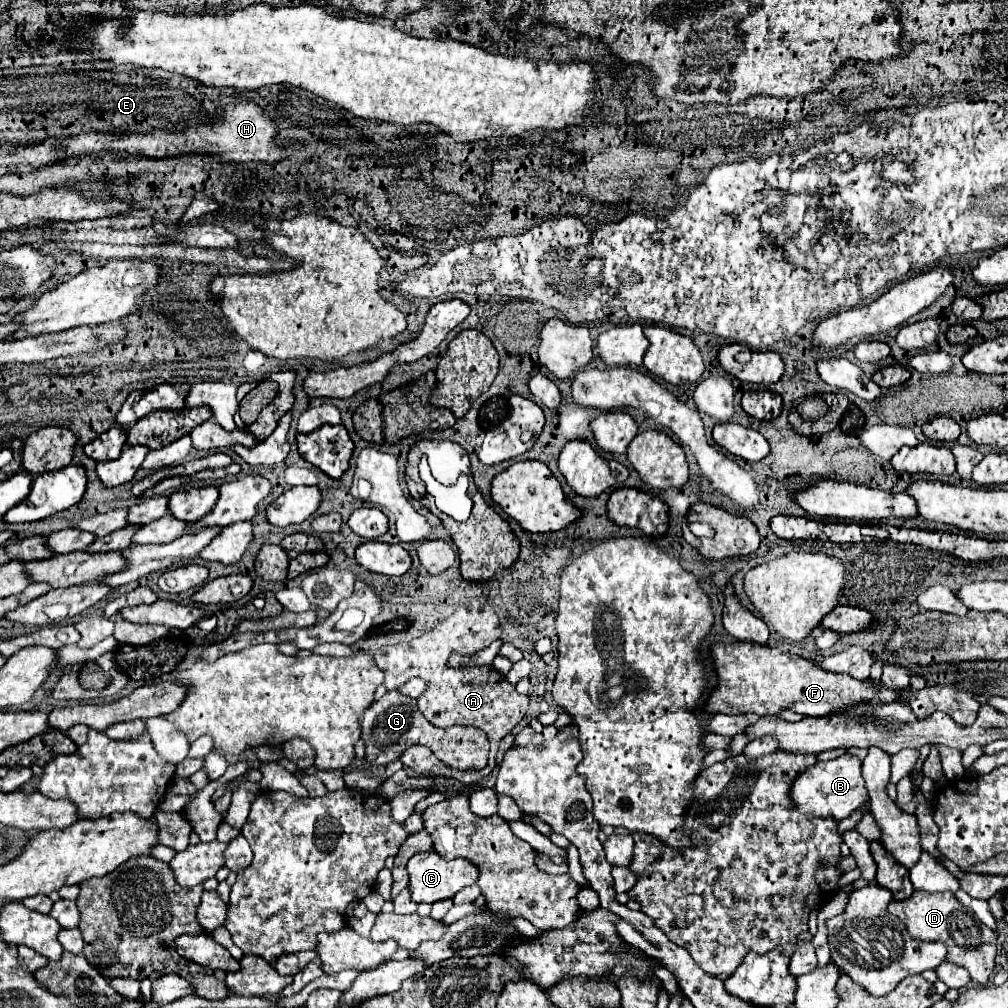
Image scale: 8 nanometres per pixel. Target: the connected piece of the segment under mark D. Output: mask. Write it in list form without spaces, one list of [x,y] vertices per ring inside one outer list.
[[[914,891],[910,899],[892,901],[888,905],[888,913],[900,917],[906,923],[910,935],[920,941],[942,941],[948,949],[946,959],[954,965],[964,967],[970,973],[970,979],[978,985],[986,985],[992,971],[994,971],[994,957],[996,957],[996,941],[998,935],[982,921],[974,917],[972,911],[962,907],[962,903],[954,897],[954,893],[928,893],[928,891]]]

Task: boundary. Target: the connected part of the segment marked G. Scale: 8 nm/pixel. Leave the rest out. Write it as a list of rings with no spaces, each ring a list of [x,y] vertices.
[[[388,691],[382,699],[374,701],[360,717],[362,741],[366,745],[366,761],[372,765],[388,765],[412,745],[426,745],[442,763],[454,769],[482,769],[488,763],[488,737],[478,727],[434,727],[416,705],[416,699],[400,691]]]

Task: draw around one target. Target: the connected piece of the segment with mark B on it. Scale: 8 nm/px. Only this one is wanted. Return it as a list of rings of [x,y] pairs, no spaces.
[[[840,755],[830,761],[818,761],[806,771],[800,771],[790,785],[790,801],[796,811],[802,811],[804,815],[818,815],[826,817],[832,815],[836,821],[848,817],[852,811],[866,807],[868,793],[864,787],[864,779],[860,775],[860,759],[852,755]]]

